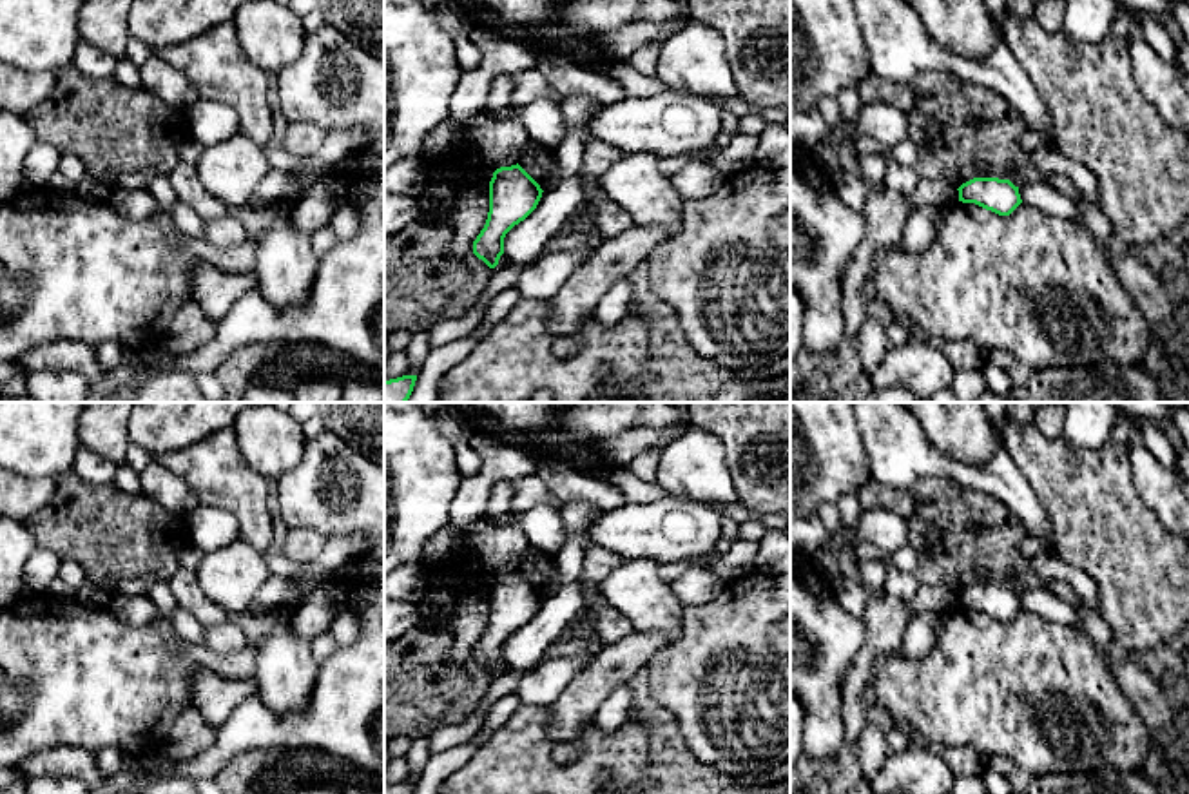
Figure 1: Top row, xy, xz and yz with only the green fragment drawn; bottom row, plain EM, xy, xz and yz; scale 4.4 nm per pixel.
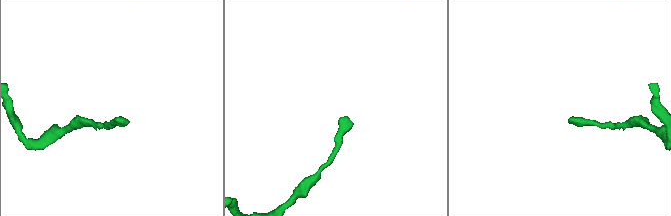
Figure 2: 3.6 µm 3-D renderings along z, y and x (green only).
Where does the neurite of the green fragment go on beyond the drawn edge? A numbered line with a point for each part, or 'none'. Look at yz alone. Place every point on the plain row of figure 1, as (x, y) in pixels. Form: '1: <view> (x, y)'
none

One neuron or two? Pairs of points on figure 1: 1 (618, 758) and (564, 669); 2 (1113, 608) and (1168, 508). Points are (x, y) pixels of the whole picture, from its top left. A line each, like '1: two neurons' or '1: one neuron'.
1: two neurons
2: two neurons

